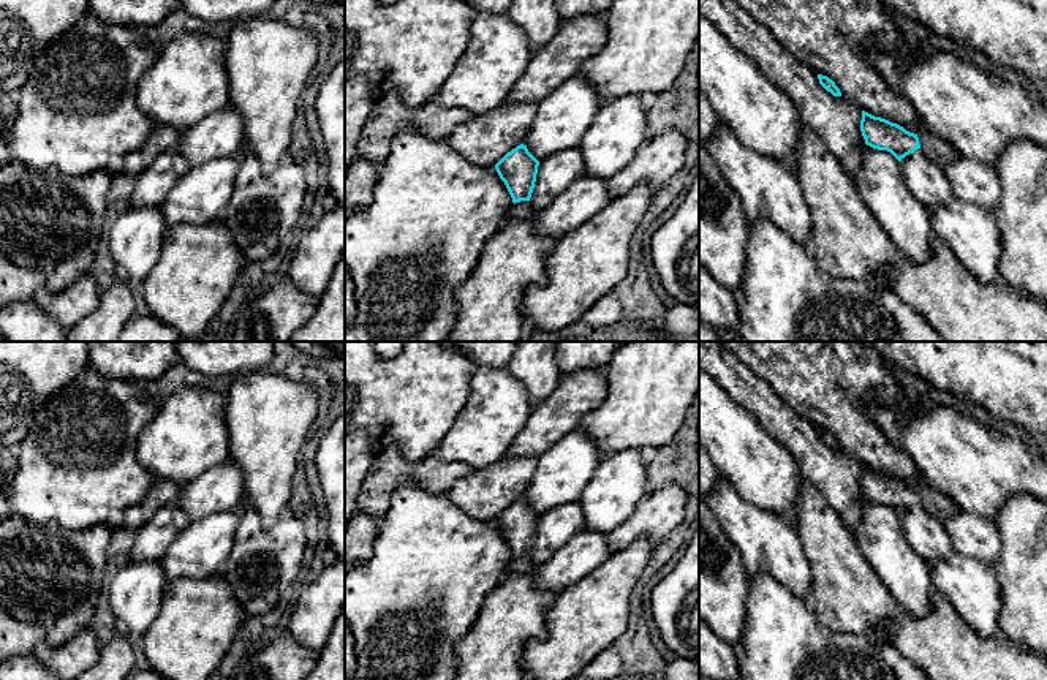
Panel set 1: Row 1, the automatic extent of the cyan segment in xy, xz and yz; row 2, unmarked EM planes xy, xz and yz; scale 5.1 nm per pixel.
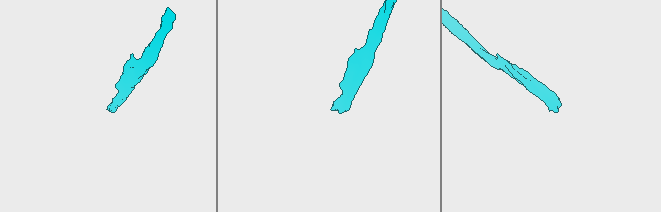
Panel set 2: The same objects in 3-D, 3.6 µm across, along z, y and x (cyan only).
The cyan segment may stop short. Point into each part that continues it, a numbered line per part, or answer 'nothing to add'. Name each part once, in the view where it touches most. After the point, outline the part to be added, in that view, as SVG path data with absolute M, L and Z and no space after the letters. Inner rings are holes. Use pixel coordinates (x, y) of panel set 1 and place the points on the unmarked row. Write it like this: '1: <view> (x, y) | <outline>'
1: xz (524, 563) | M520 555L511 560L506 574L524 574L530 572L535 563L530 555Z

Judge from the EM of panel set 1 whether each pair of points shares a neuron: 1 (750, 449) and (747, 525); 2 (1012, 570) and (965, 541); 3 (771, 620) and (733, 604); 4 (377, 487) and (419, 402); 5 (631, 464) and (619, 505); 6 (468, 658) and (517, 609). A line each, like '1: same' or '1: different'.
1: different
2: different
3: different
4: different
5: same
6: same

